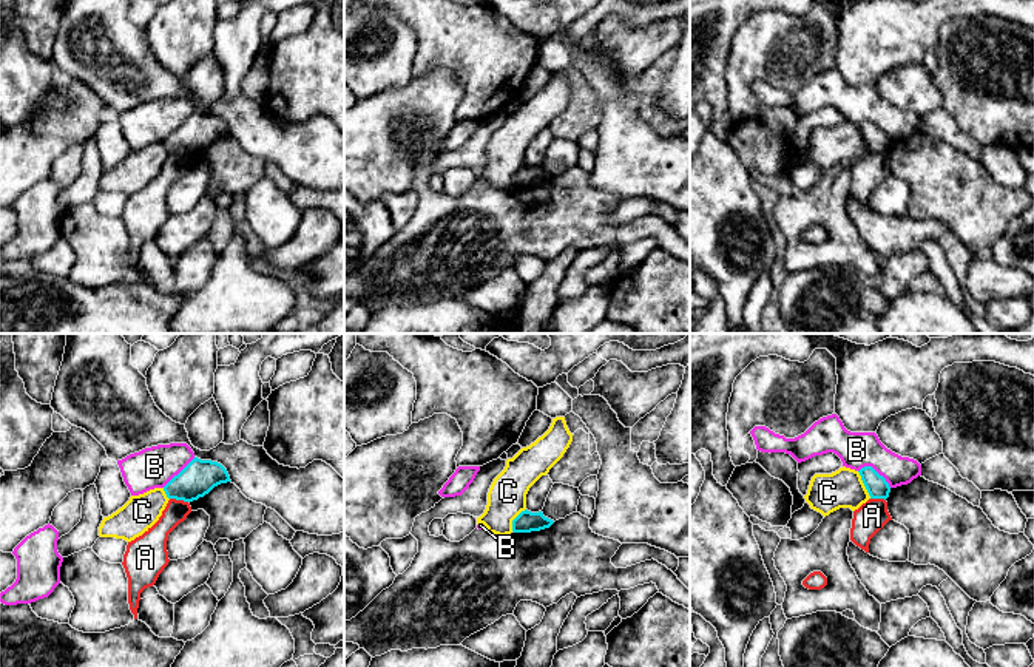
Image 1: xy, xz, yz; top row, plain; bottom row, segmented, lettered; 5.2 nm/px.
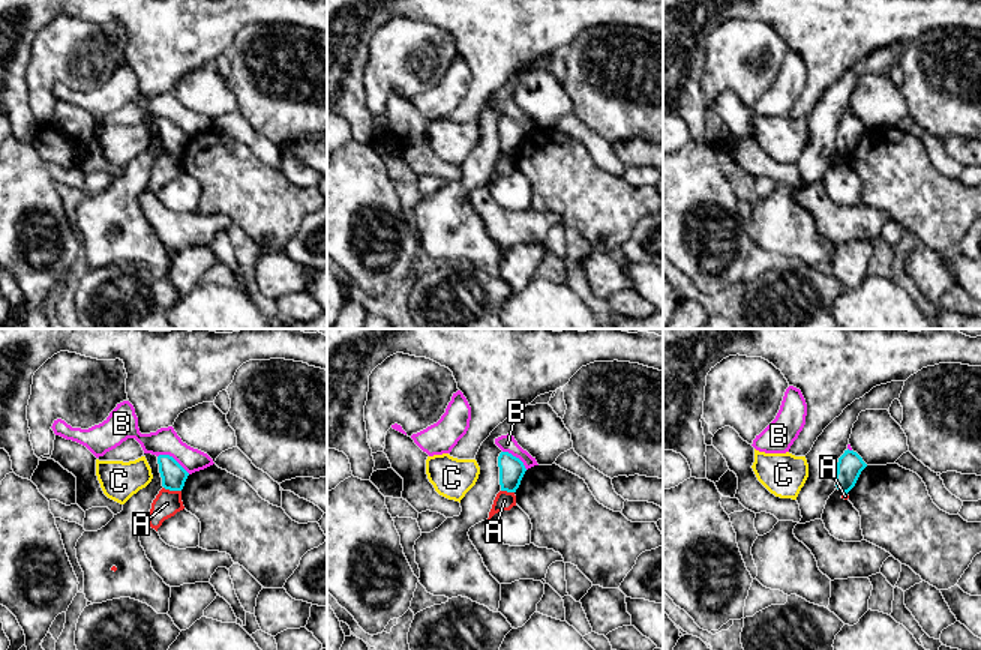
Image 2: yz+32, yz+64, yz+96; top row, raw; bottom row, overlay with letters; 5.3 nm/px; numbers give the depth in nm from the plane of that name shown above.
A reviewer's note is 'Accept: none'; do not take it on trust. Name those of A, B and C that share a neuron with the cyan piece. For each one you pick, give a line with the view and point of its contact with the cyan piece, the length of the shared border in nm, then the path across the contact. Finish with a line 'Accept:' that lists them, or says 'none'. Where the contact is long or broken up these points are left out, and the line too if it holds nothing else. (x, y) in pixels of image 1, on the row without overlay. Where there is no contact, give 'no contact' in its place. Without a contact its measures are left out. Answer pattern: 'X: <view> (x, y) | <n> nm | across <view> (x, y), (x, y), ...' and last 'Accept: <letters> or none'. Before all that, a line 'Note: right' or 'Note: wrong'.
Note: right
Accept: none

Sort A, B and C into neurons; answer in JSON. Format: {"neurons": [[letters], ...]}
{"neurons": [["A"], ["B"], ["C"]]}

